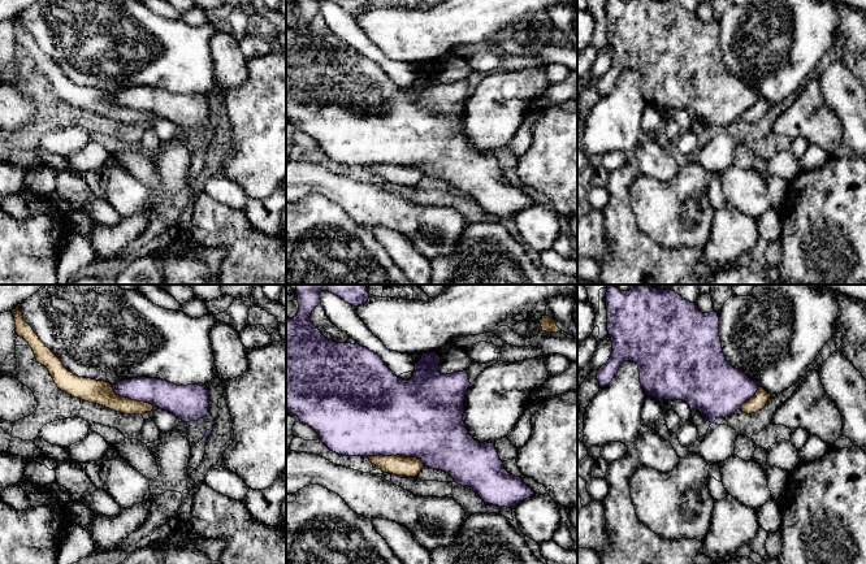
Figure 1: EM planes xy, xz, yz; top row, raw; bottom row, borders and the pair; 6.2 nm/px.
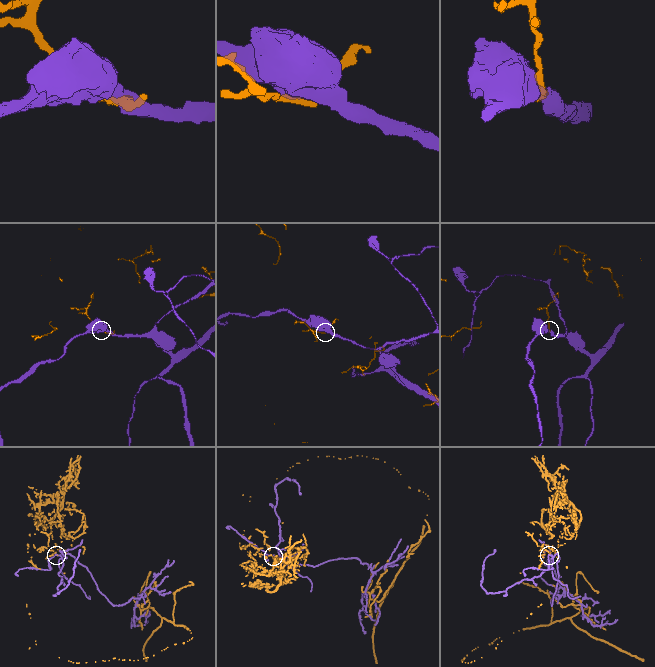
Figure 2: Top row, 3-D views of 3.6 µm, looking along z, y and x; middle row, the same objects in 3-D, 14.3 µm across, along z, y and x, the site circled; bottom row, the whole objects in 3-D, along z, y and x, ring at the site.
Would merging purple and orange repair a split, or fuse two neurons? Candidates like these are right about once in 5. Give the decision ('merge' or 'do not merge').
do not merge

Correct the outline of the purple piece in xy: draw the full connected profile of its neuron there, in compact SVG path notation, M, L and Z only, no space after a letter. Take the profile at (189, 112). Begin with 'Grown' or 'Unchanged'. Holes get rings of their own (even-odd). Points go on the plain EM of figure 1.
Unchanged. M138 86L112 96L120 105L150 112L185 131L198 130L208 122L209 105L207 94L203 92L177 95L157 87Z

